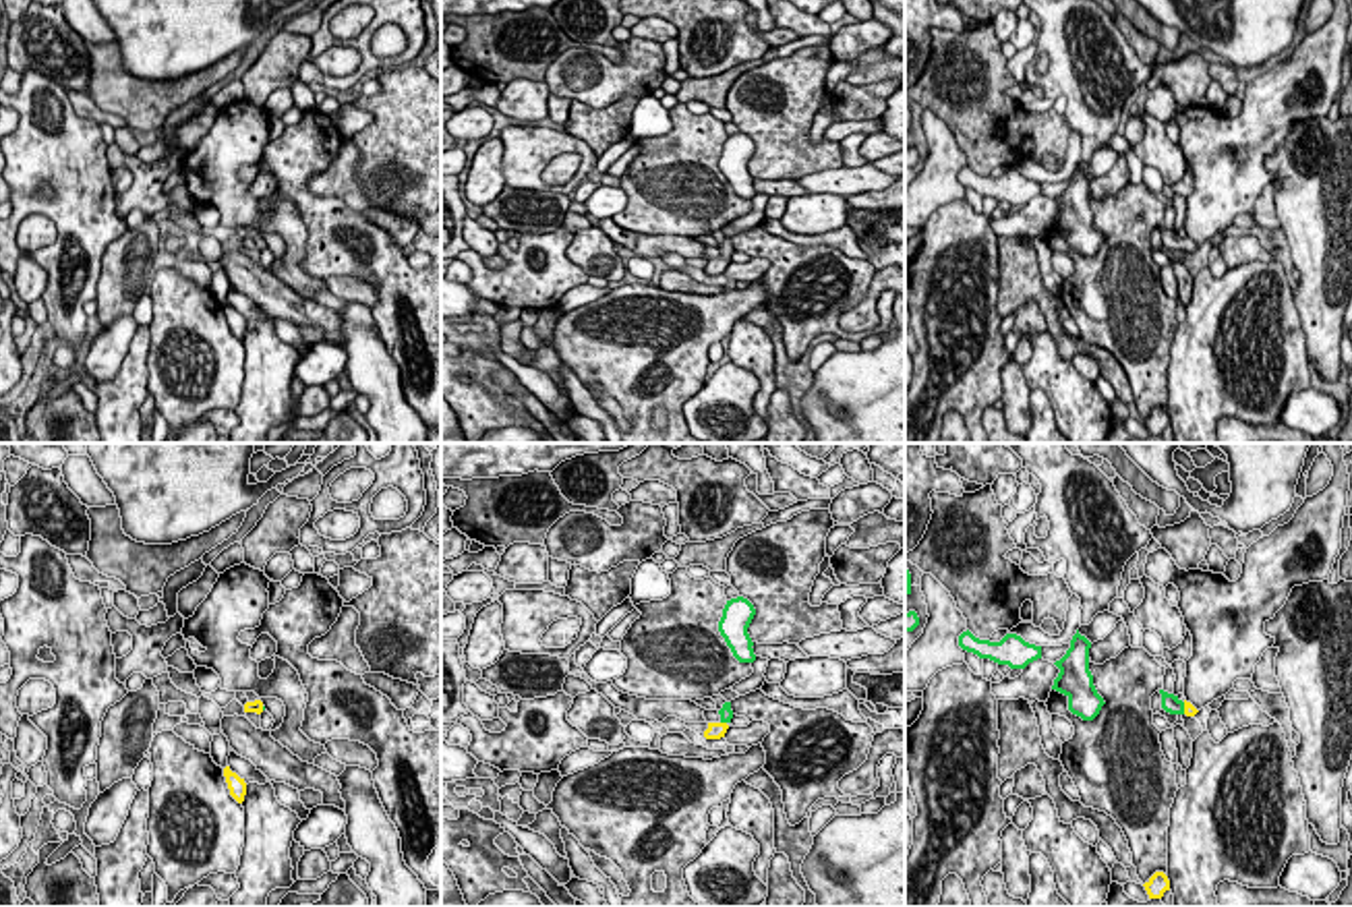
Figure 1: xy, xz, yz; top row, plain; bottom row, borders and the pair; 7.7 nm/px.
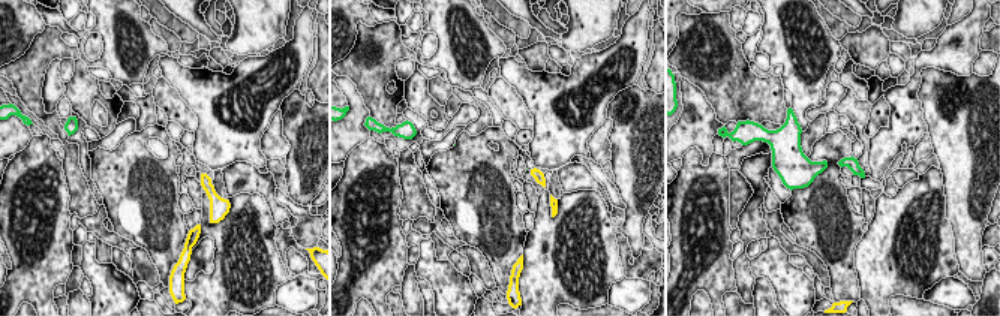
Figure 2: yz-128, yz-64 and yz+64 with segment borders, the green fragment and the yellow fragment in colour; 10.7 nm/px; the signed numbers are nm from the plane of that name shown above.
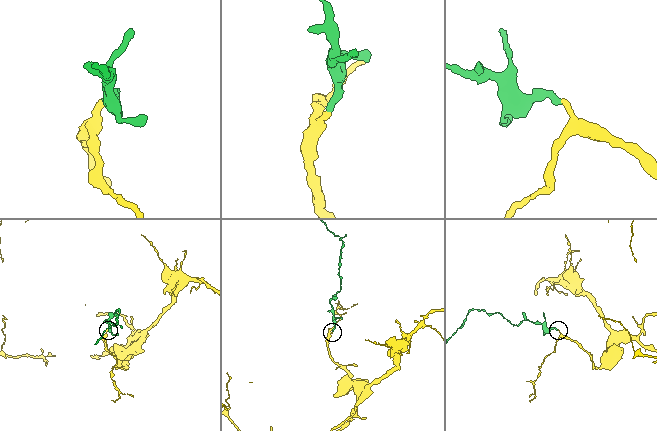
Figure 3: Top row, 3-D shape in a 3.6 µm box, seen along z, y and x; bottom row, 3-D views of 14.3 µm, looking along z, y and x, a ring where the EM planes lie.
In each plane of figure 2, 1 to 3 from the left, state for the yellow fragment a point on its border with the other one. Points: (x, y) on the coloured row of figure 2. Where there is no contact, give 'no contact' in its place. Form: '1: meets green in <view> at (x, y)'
1: no contact
2: no contact
3: no contact

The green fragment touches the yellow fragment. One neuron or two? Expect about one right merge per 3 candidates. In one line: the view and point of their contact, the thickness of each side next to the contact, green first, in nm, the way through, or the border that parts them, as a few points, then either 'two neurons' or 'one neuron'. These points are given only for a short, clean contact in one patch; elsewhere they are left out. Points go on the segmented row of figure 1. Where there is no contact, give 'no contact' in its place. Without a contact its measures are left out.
yz (1183, 709) | 140/90 nm | across yz (1170, 703), (1183, 709), (1189, 709) | one neuron

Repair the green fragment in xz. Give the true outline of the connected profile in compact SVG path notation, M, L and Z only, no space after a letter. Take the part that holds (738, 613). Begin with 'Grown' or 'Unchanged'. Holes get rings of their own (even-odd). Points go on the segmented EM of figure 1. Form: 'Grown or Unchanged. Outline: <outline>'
Unchanged. Outline: M737 596L727 601L723 609L723 617L718 621L718 632L739 663L756 661L754 648L752 648L754 642L747 634L747 627L754 615L756 615L754 605L747 598Z

